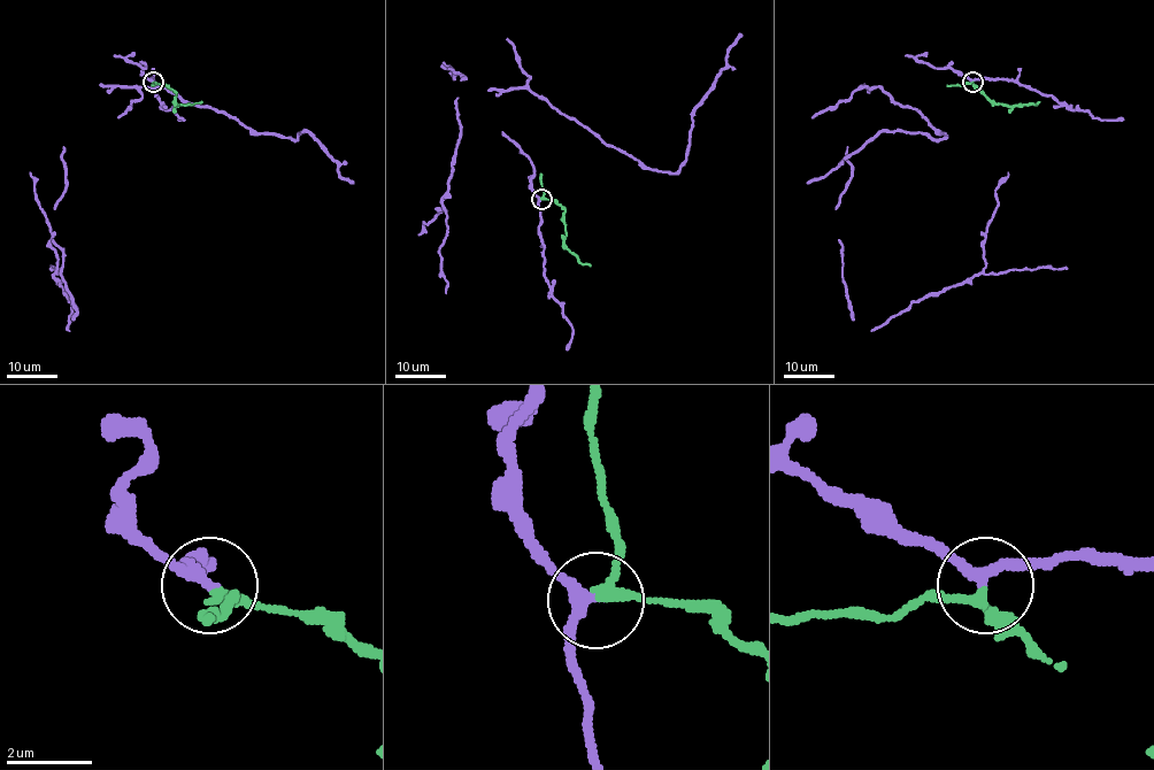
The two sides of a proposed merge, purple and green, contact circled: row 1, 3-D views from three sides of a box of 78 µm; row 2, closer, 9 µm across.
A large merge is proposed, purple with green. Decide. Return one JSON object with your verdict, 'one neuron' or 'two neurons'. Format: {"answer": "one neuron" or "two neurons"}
{"answer": "two neurons"}

